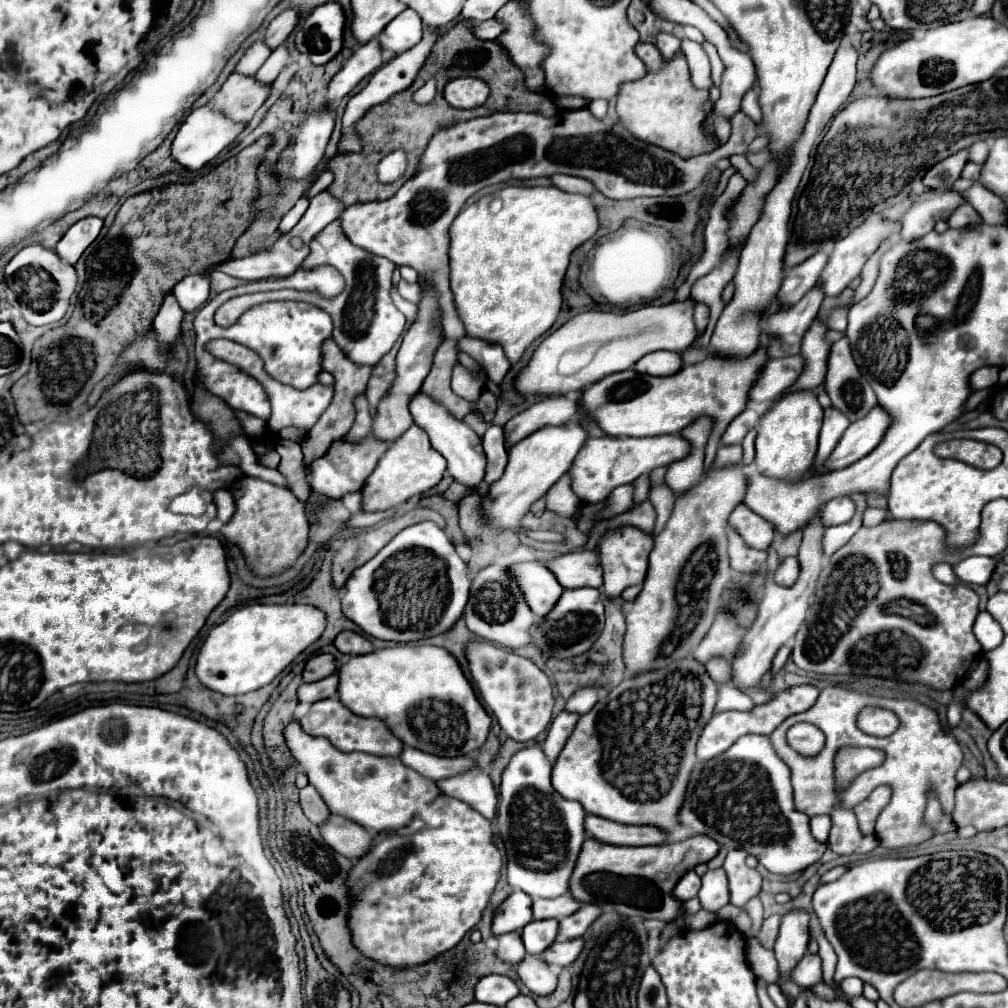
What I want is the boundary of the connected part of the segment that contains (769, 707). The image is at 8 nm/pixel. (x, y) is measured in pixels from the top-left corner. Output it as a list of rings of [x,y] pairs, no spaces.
[[[794,685],[794,687],[788,687],[784,691],[780,691],[774,699],[770,699],[768,703],[762,703],[762,705],[756,705],[752,707],[750,711],[724,711],[724,713],[716,713],[708,725],[704,727],[700,739],[698,739],[698,749],[696,749],[696,755],[700,761],[708,761],[710,757],[718,757],[722,755],[726,749],[730,749],[730,745],[734,745],[734,741],[738,741],[742,735],[750,735],[750,733],[756,733],[756,735],[770,735],[786,717],[794,715],[794,713],[800,713],[800,711],[806,711],[814,705],[814,701],[818,699],[820,695],[820,689],[814,687],[814,685]]]

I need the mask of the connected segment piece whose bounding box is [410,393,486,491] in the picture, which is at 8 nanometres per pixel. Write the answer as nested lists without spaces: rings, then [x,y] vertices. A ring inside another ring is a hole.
[[[418,393],[412,403],[410,403],[410,411],[414,417],[414,423],[418,427],[422,427],[432,441],[432,447],[444,455],[444,459],[448,461],[448,473],[454,477],[454,481],[466,485],[470,491],[478,489],[480,483],[484,483],[484,475],[486,475],[486,455],[482,451],[482,441],[480,437],[464,425],[464,421],[454,419],[444,407],[436,405],[434,401],[430,401],[426,395]]]

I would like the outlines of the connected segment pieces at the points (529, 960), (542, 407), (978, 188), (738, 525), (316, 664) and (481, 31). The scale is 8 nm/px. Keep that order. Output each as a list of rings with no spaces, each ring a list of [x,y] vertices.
[[[528,955],[518,965],[518,977],[536,995],[550,995],[556,989],[558,975],[538,955]]]
[[[570,397],[542,399],[542,401],[534,403],[534,405],[530,405],[528,409],[524,409],[522,413],[514,415],[506,423],[504,445],[512,447],[518,441],[522,441],[524,437],[528,437],[530,433],[534,433],[536,429],[546,427],[546,425],[568,423],[576,415],[578,415],[578,403],[572,401]]]
[[[978,181],[966,189],[964,199],[982,215],[984,223],[988,225],[1002,225],[1006,223],[1006,205],[1002,199],[994,197],[994,193],[988,193]]]
[[[740,503],[732,511],[728,523],[736,533],[740,533],[740,537],[746,541],[748,547],[766,551],[774,539],[772,525],[762,517],[758,517],[754,511],[750,511],[744,503]]]
[[[314,655],[306,667],[304,667],[304,681],[306,683],[314,683],[320,681],[332,673],[336,673],[336,659],[334,655]]]
[[[488,19],[488,21],[476,23],[476,25],[472,27],[474,37],[478,37],[478,39],[496,39],[496,37],[502,33],[502,29],[504,29],[502,23],[496,21],[496,19]]]

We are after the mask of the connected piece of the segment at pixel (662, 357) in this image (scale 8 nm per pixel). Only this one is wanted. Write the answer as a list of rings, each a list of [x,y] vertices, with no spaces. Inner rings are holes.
[[[658,351],[658,353],[648,353],[642,357],[642,361],[636,361],[634,369],[638,373],[646,375],[672,375],[682,367],[682,359],[678,353],[670,351]]]

